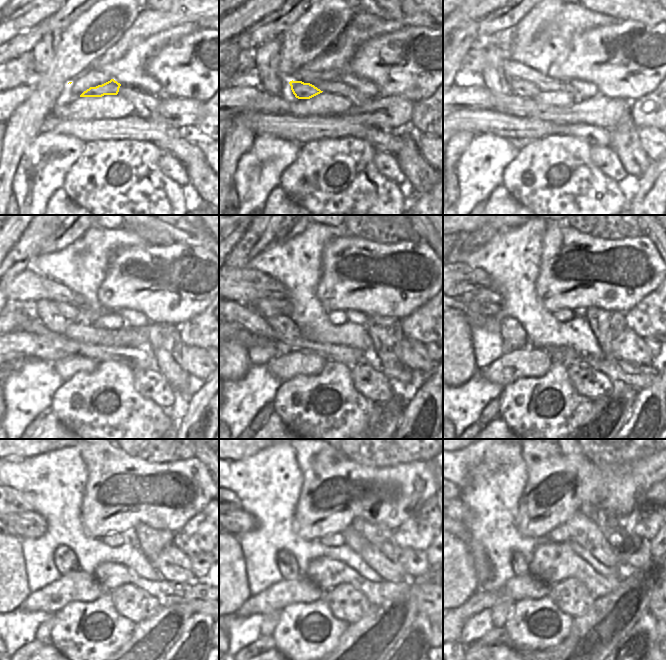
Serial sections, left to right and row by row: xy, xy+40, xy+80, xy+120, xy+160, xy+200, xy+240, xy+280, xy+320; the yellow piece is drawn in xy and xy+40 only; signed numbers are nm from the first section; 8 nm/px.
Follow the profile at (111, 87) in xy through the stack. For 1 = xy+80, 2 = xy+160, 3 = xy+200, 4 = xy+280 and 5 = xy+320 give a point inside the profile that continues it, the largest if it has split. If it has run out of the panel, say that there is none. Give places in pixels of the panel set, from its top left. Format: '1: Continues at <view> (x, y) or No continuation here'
1: Continues at xy+80 (525, 89)
2: Continues at xy+160 (268, 306)
3: Continues at xy+200 (482, 301)
4: Continues at xy+280 (239, 522)
5: Continues at xy+320 (463, 515).

